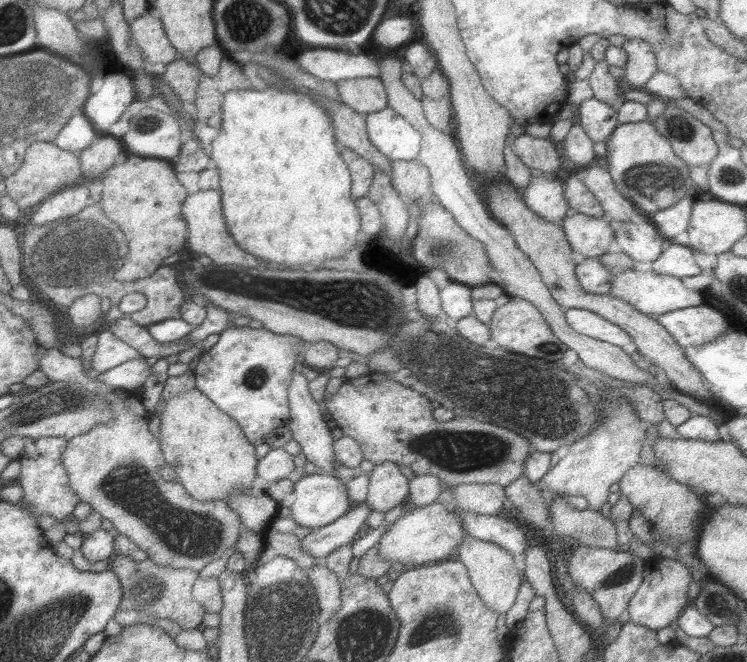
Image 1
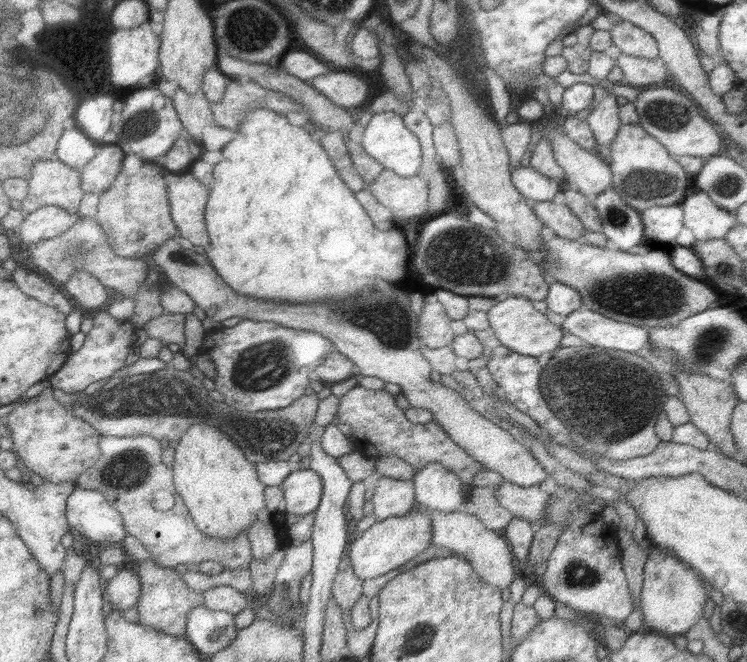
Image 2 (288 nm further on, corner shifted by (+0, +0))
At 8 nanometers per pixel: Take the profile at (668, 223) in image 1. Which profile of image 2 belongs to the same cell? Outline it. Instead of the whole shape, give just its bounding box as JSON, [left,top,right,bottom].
[639,206,681,244]

